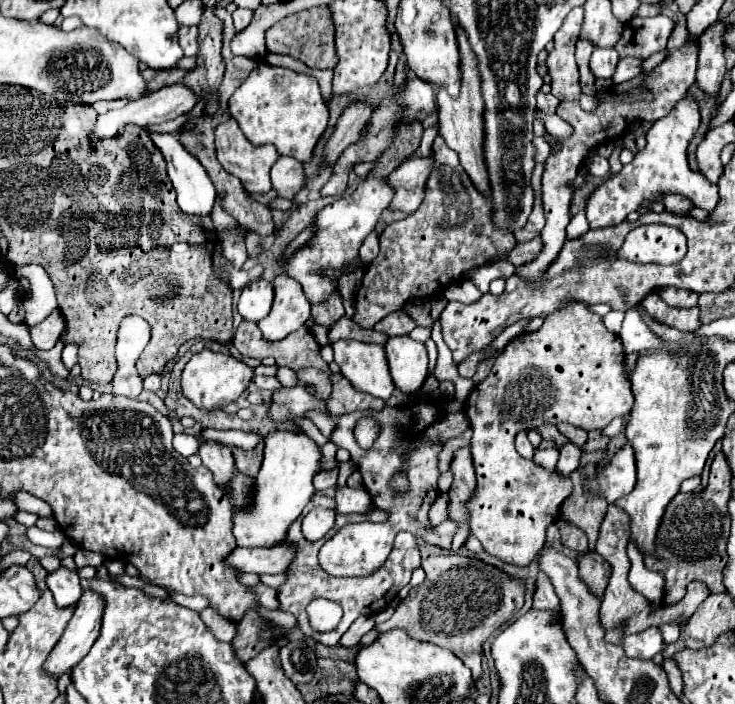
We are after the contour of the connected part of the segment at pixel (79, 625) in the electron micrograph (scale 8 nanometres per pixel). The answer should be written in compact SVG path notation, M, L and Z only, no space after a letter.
M84 590L82 598L76 604L72 620L68 622L60 642L54 646L46 660L46 672L58 678L60 674L70 672L76 662L80 662L88 654L90 646L100 634L102 612L104 596L96 590Z

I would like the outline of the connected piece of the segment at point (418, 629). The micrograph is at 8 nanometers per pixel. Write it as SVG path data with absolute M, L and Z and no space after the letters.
M462 554L428 556L422 560L422 568L426 570L426 580L412 588L408 598L398 604L392 618L378 624L376 630L386 632L402 628L414 640L432 642L454 652L472 670L472 678L478 682L482 678L484 642L500 630L502 624L514 620L524 606L524 580L510 578L500 568Z

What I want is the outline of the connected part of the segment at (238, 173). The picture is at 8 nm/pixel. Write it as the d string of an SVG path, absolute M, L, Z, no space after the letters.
M226 120L216 128L216 152L218 152L218 160L220 164L234 174L236 178L240 178L244 190L250 196L256 194L266 194L270 192L272 184L270 184L270 168L272 164L280 158L280 154L274 150L274 146L264 144L264 146L254 146L246 140L246 136L242 134L242 130L238 128L238 124L234 120Z

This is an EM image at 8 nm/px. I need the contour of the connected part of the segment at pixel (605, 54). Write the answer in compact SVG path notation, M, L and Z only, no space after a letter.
M614 48L594 50L590 56L590 72L602 80L608 80L614 76L616 64L618 64L618 52Z

